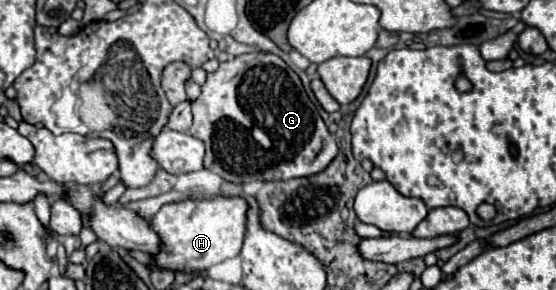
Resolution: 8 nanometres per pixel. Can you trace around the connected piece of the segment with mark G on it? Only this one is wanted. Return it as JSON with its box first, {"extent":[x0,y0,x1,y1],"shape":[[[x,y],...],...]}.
{"extent":[189,52,339,184],"shape":[[[251,52],[221,62],[215,72],[207,72],[201,94],[191,102],[193,124],[189,134],[205,144],[203,166],[221,178],[243,184],[251,180],[289,180],[323,172],[339,154],[333,134],[327,130],[315,104],[307,98],[299,76],[271,52]]]}

